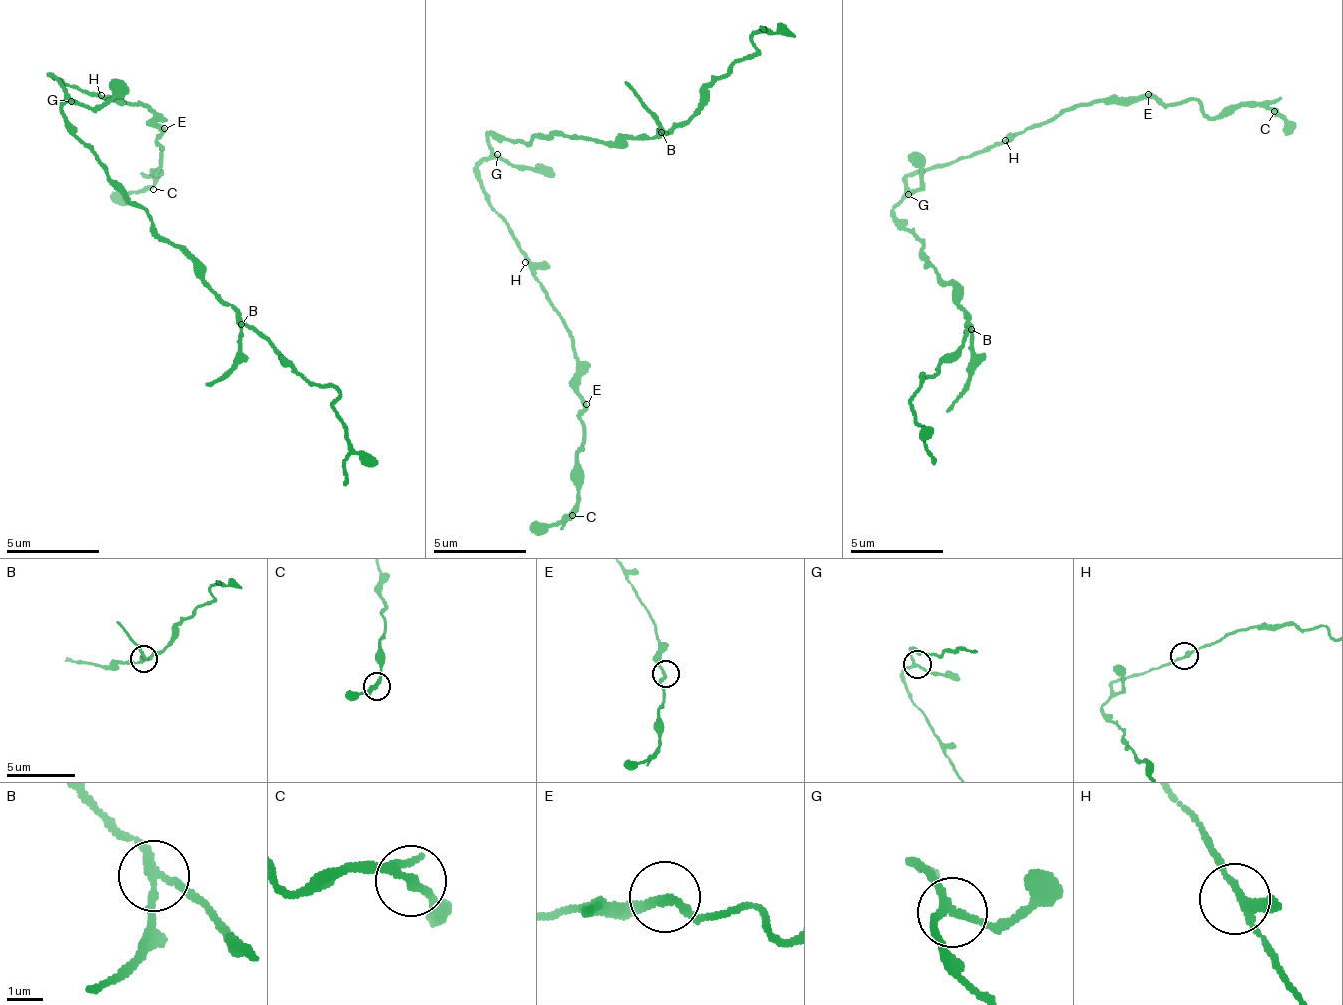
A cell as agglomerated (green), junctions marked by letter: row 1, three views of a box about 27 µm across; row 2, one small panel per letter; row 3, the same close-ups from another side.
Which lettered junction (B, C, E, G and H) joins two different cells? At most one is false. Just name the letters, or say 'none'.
B

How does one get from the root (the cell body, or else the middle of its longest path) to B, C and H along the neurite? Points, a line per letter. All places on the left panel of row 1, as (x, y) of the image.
B: (71, 123), (99, 166), (141, 208), (160, 235), (174, 241), (193, 260), (193, 269), (240, 323)
C: (71, 123), (61, 109), (66, 86), (52, 75), (91, 98), (149, 107), (160, 150), (153, 189)
H: (71, 123), (61, 109), (66, 86), (52, 75), (62, 87), (81, 90), (91, 98), (101, 95)

